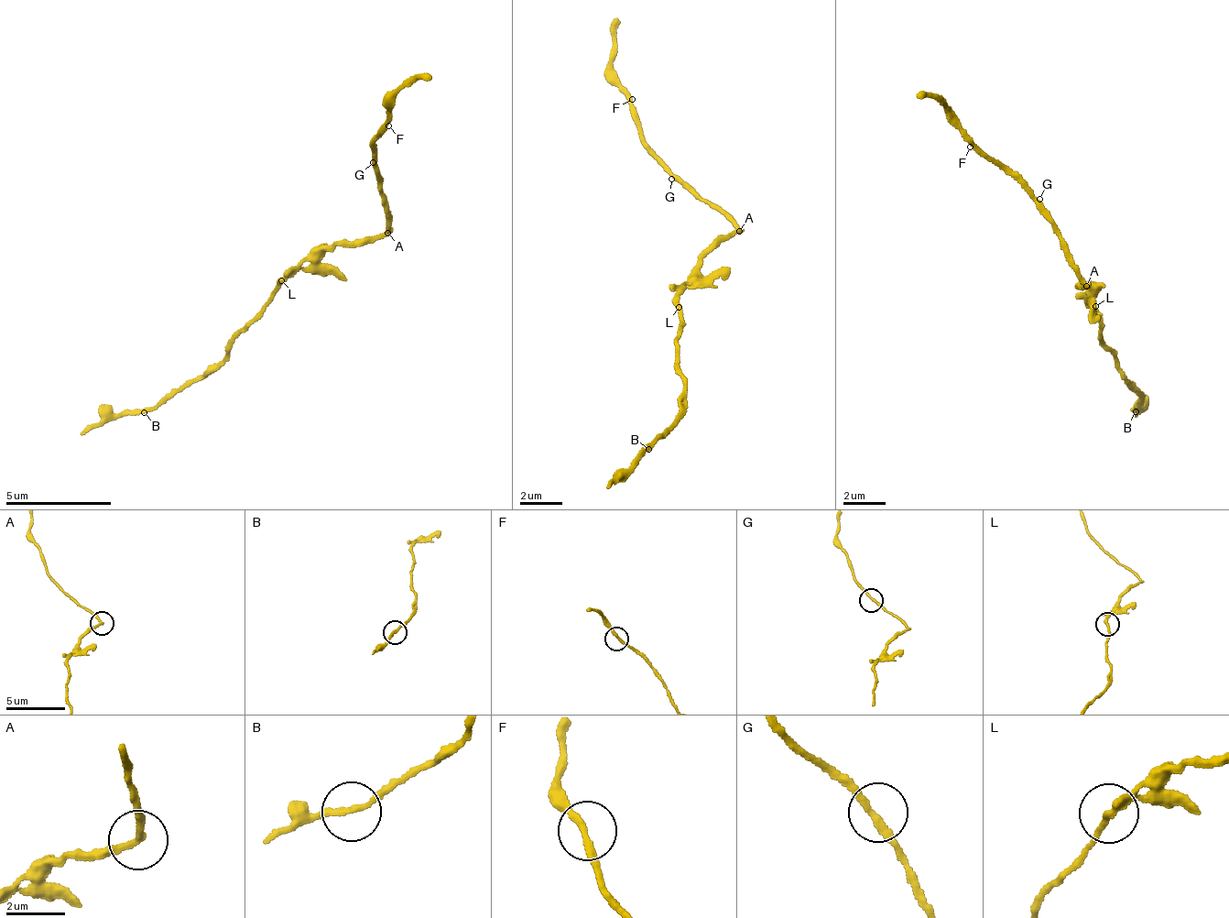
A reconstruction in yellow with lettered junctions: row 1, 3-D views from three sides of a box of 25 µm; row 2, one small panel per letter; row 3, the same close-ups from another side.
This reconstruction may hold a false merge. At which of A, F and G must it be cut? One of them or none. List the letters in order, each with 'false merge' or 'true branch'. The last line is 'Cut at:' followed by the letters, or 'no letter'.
A: false merge
F: true branch
G: true branch
Cut at: A

